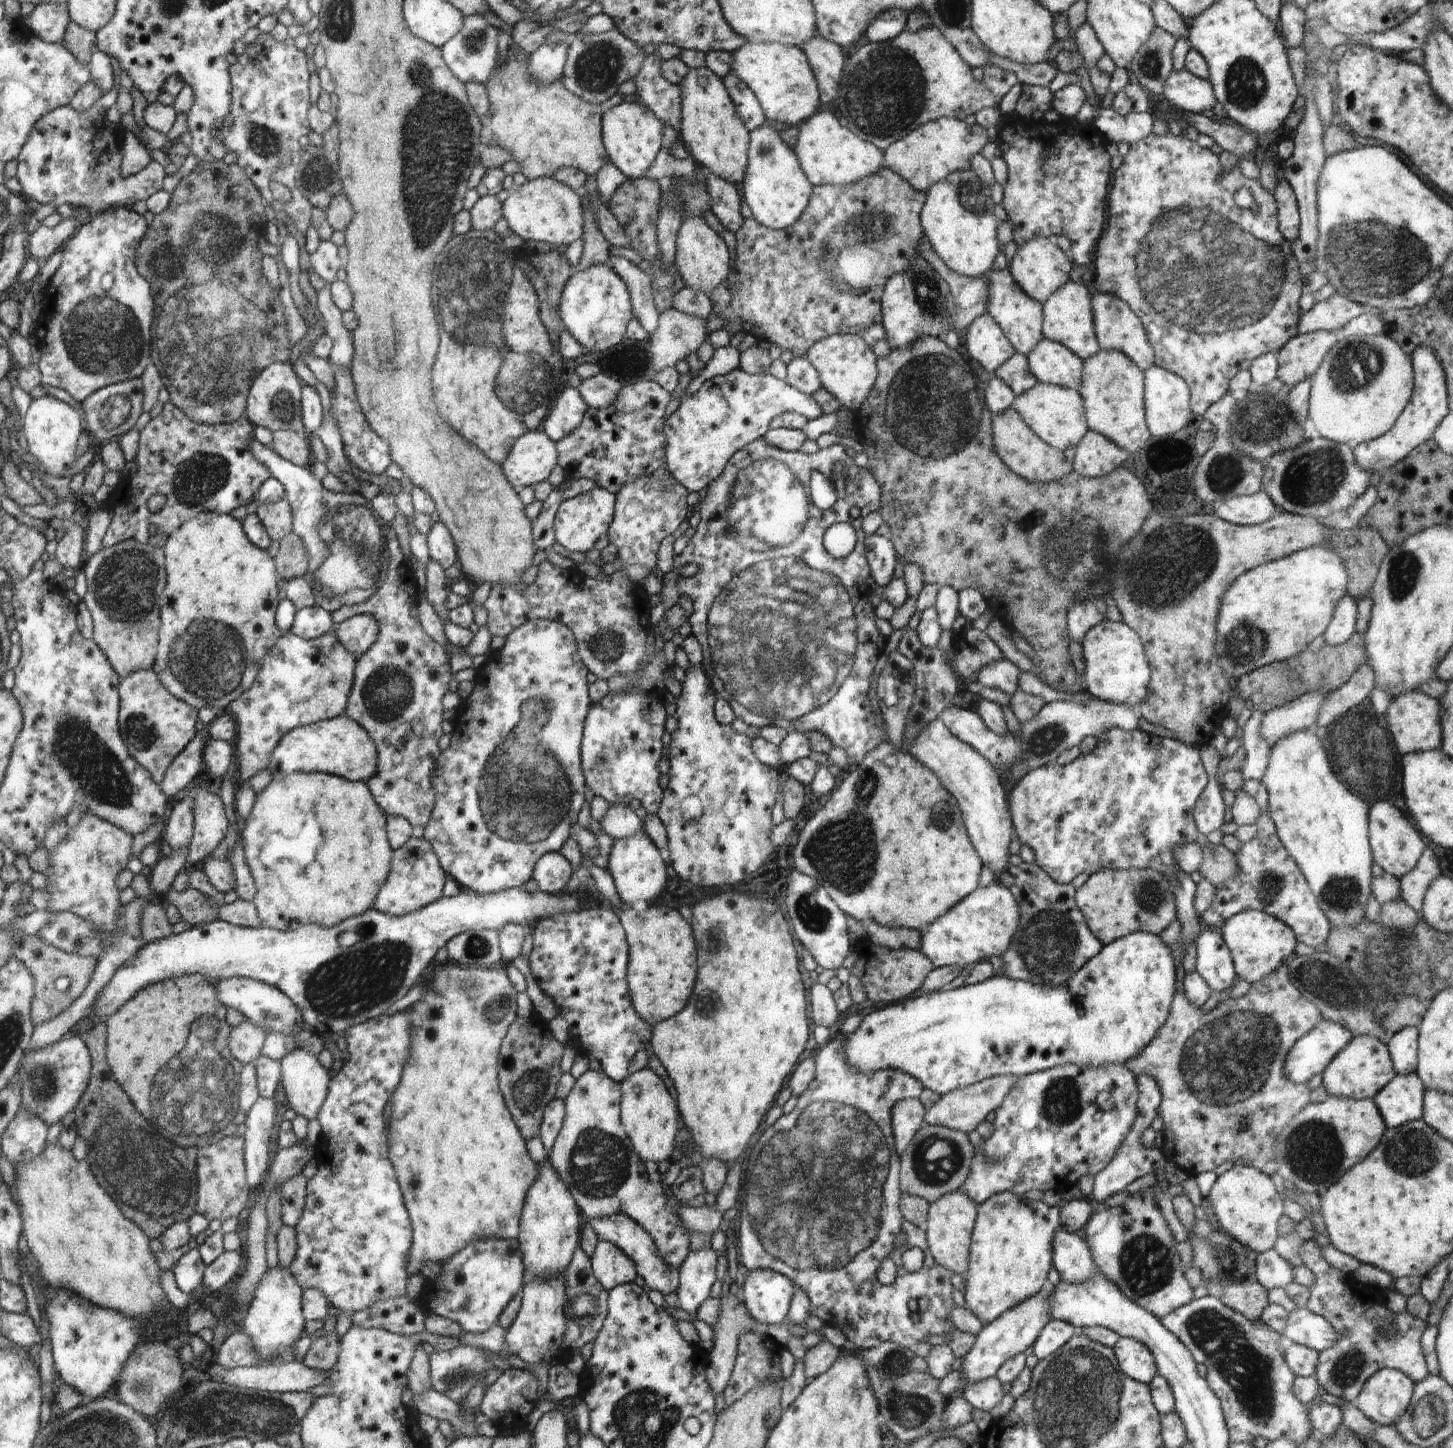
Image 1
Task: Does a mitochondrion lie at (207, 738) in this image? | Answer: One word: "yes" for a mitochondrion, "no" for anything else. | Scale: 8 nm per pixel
no

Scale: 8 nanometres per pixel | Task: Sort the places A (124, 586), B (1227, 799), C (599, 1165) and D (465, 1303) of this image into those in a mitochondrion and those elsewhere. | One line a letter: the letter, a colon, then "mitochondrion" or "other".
A: mitochondrion
B: other
C: mitochondrion
D: mitochondrion

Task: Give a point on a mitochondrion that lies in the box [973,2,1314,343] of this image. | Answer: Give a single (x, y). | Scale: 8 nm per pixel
(1246, 84)

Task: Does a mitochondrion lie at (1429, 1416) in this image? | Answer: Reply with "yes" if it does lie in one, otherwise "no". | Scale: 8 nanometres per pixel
yes

